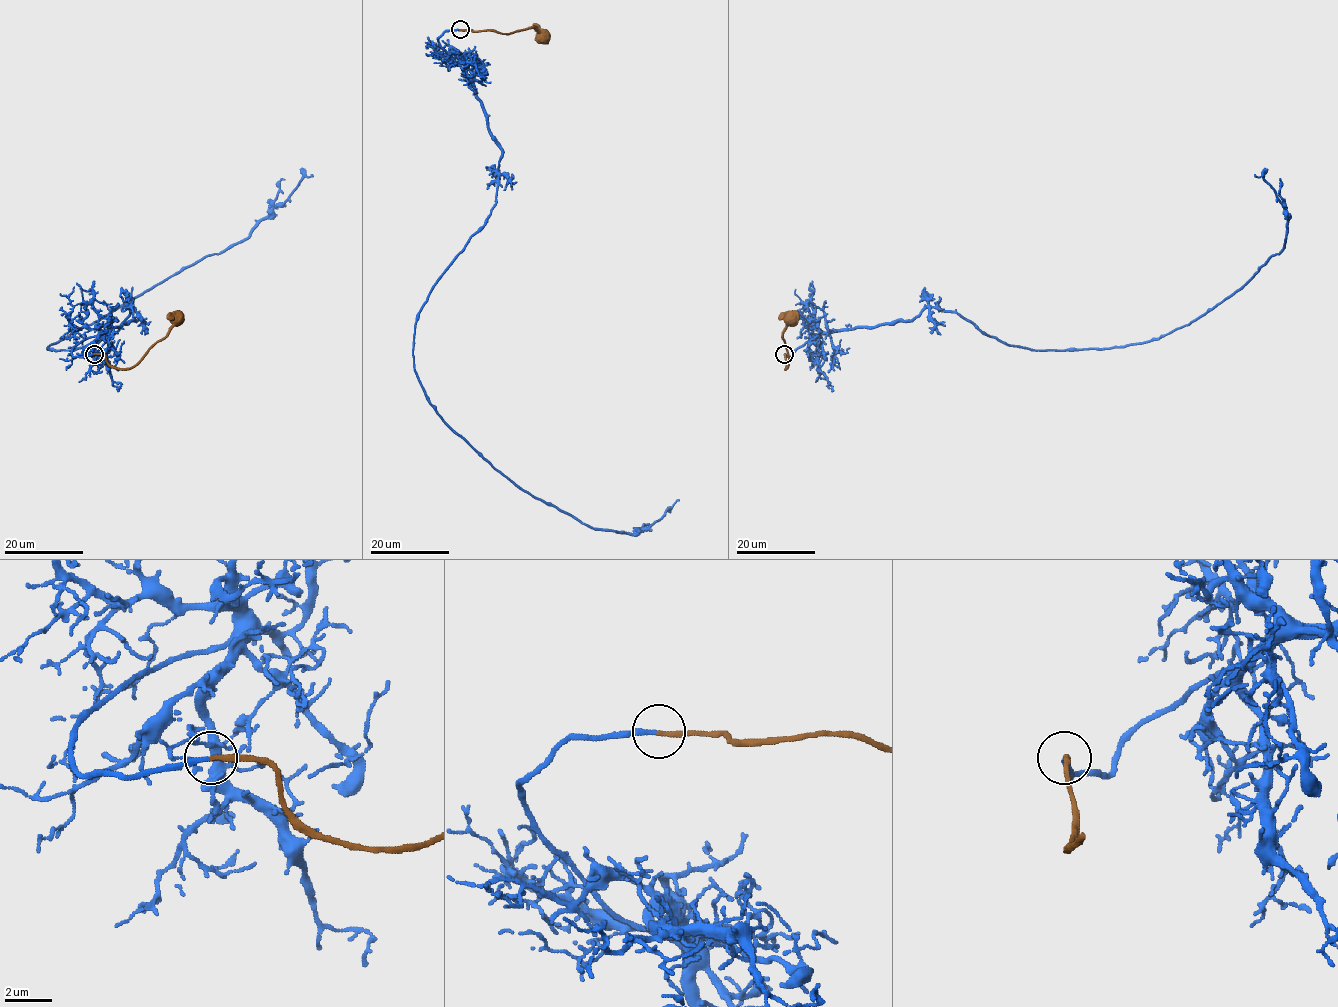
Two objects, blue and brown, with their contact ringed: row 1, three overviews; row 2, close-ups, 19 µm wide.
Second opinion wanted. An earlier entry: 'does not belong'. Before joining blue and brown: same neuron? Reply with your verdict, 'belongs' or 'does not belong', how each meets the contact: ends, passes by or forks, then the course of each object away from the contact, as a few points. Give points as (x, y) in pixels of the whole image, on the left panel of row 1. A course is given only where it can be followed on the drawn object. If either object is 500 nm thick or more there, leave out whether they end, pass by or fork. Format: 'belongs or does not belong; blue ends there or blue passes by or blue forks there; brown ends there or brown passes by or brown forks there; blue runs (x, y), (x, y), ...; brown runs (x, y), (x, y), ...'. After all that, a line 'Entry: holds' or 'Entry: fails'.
belongs; blue ends there; brown ends there; blue runs (94, 354), (72, 350), (136, 320), (132, 306), (94, 345), (48, 347), (244, 241), (310, 174); brown runs (95, 354), (103, 354), (112, 366), (130, 368), (167, 334), (176, 318)
Entry: fails

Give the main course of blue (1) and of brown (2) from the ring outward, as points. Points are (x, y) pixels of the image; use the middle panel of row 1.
1: (460, 30), (438, 41), (502, 151), (490, 215), (418, 314), (428, 402), (593, 528), (633, 534), (676, 499)
2: (461, 30), (509, 34), (533, 28), (542, 36)

